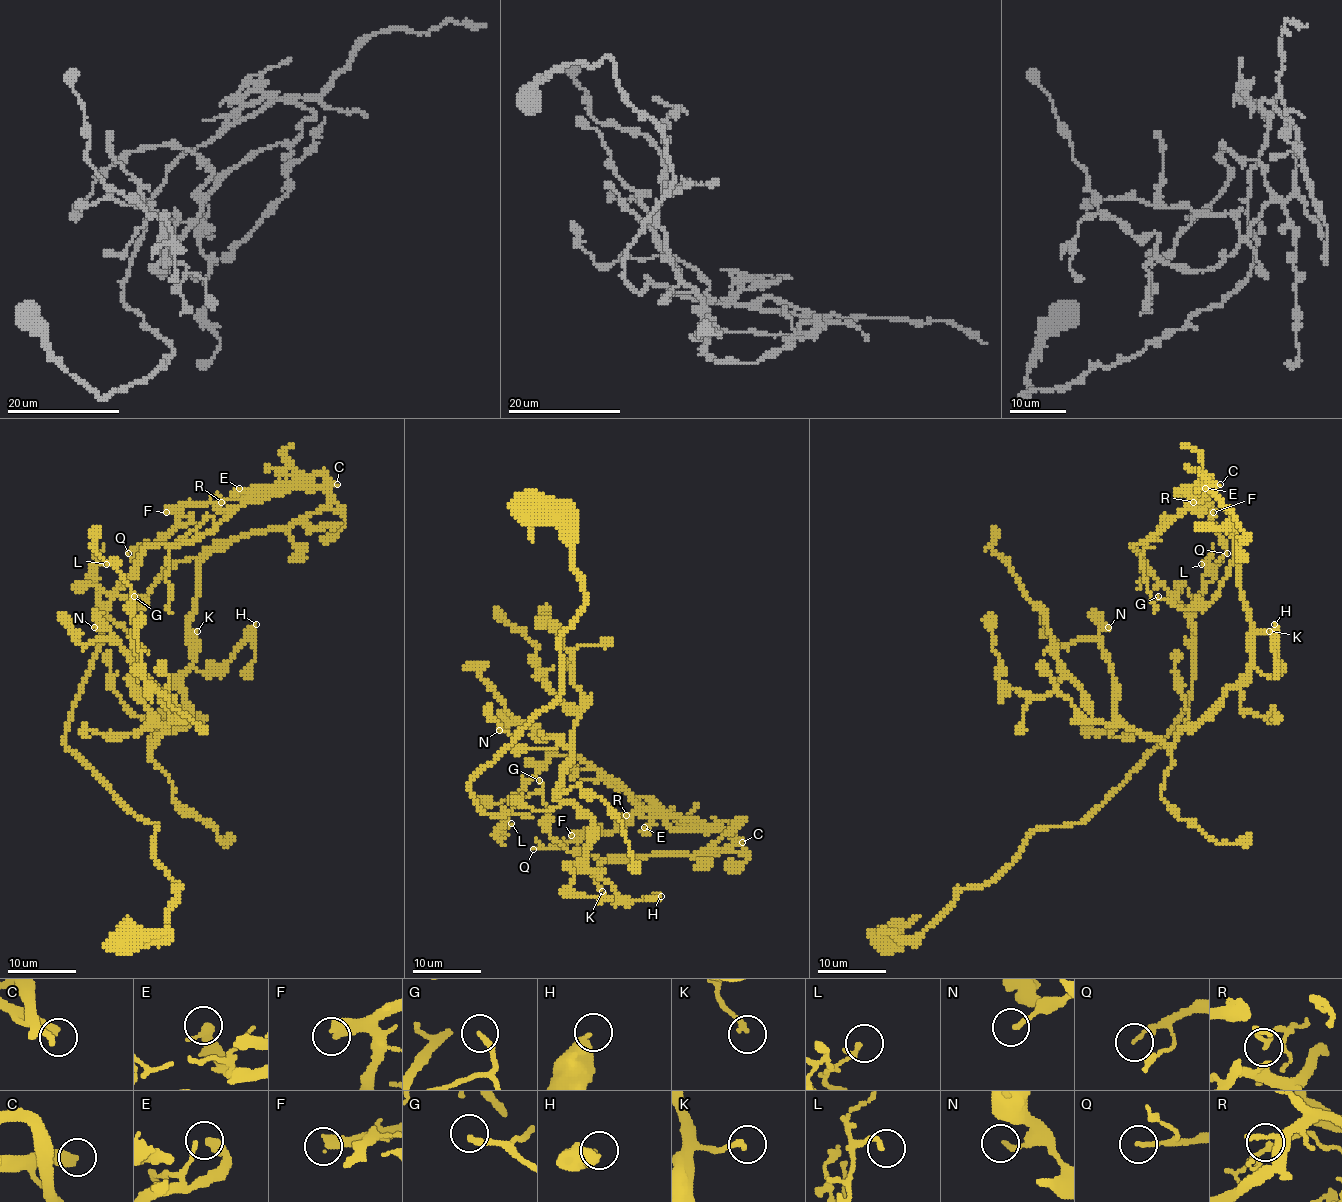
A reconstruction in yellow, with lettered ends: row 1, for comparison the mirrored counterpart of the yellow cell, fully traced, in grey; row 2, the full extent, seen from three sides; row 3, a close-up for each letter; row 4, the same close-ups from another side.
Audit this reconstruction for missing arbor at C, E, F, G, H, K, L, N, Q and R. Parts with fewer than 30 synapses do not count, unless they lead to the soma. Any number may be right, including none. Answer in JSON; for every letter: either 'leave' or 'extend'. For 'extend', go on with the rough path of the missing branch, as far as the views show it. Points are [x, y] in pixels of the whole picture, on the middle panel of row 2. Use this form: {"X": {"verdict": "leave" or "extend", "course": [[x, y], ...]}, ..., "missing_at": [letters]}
{"C": {"verdict": "extend"}, "E": {"verdict": "leave"}, "F": {"verdict": "leave"}, "G": {"verdict": "extend", "course": [[539, 780], [530, 761], [516, 748], [495, 744], [463, 725], [454, 725], [445, 717]]}, "H": {"verdict": "leave"}, "K": {"verdict": "leave"}, "L": {"verdict": "leave"}, "N": {"verdict": "leave"}, "Q": {"verdict": "leave"}, "R": {"verdict": "leave"}, "missing_at": ["C", "G"]}

